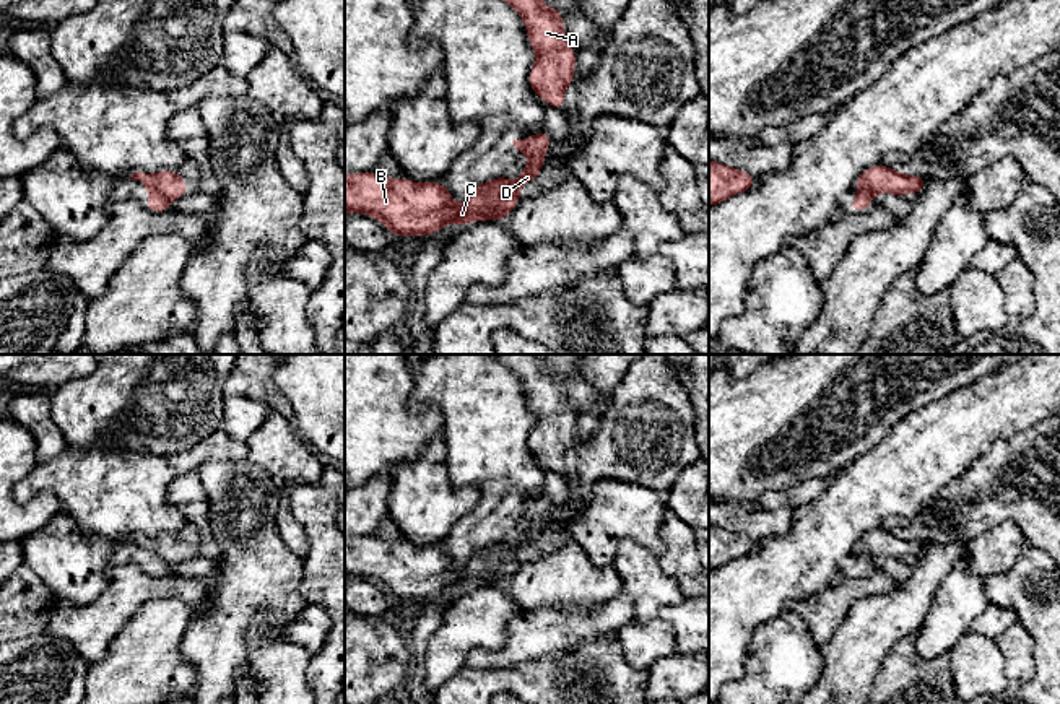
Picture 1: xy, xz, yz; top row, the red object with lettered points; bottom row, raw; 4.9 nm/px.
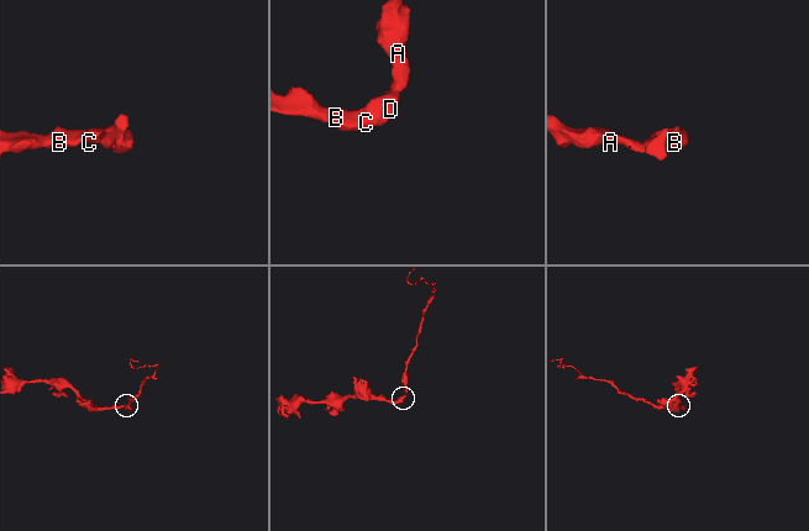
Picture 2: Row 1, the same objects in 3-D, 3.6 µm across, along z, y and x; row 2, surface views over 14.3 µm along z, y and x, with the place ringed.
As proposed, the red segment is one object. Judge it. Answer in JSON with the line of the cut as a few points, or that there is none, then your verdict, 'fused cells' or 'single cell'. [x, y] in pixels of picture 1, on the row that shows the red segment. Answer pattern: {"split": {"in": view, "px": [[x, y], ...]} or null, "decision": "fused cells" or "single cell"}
{"split": {"in": "xy", "px": [[150, 189], [166, 200]]}, "decision": "fused cells"}

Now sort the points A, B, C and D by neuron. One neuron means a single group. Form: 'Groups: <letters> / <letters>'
Groups: A / B C D

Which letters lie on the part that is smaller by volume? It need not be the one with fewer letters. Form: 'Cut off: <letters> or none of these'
Cut off: A

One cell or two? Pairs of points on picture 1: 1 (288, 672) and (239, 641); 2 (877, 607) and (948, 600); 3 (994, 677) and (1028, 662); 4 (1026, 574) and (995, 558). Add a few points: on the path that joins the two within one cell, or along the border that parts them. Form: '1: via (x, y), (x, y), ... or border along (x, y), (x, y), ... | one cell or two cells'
1: border along (262, 612), (249, 630), (249, 670), (259, 683) | two cells
2: border along (951, 568), (940, 584), (927, 618), (916, 631) | two cells
3: border along (994, 639), (1005, 659), (1005, 673), (1012, 680) | two cells
4: border along (1031, 548), (1010, 568), (987, 577) | two cells

